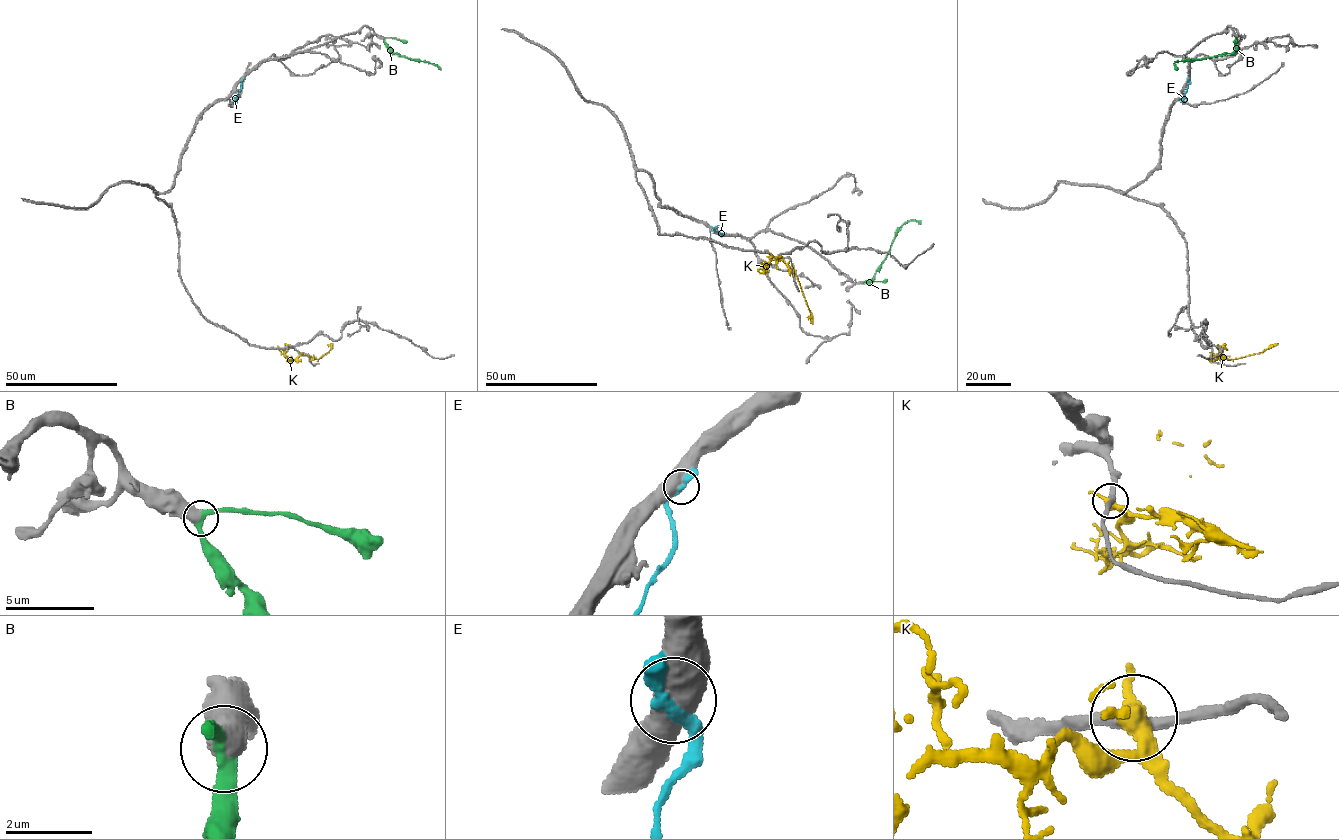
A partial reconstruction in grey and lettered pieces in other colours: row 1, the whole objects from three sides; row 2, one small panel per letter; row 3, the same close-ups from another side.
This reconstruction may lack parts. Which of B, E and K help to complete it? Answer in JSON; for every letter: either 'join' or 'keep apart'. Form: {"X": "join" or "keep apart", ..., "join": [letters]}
{"B": "join", "E": "keep apart", "K": "keep apart", "join": ["B"]}

